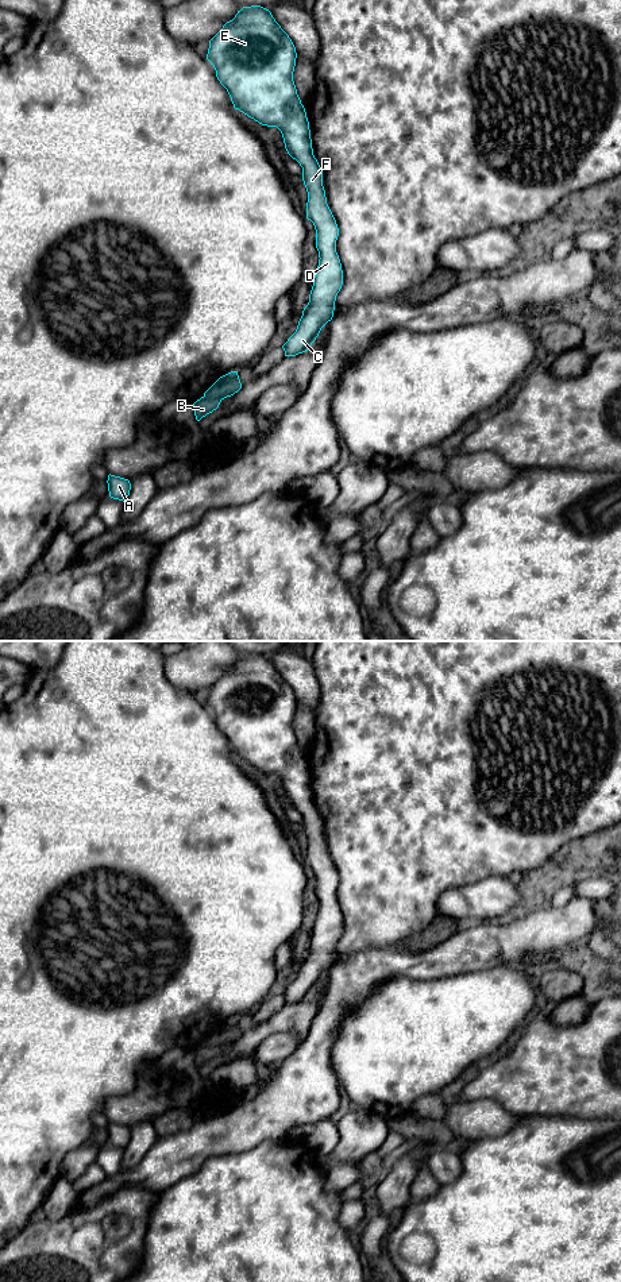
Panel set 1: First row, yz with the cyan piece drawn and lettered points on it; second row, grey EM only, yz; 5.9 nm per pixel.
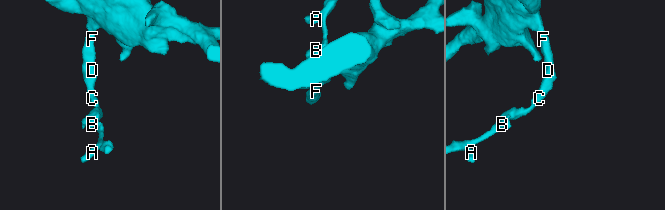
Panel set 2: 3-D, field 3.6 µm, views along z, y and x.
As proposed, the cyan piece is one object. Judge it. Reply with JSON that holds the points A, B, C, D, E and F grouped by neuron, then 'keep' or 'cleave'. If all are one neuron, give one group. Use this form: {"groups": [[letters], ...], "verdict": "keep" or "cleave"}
{"groups": [["A", "B"], ["C", "D", "E", "F"]], "verdict": "cleave"}

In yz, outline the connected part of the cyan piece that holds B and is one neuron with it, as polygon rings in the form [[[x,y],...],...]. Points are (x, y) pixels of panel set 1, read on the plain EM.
[[[201,1044],[200,1047],[197,1047],[193,1051],[196,1067],[200,1069],[202,1065],[216,1058],[220,1050],[221,1050],[220,1046]]]

